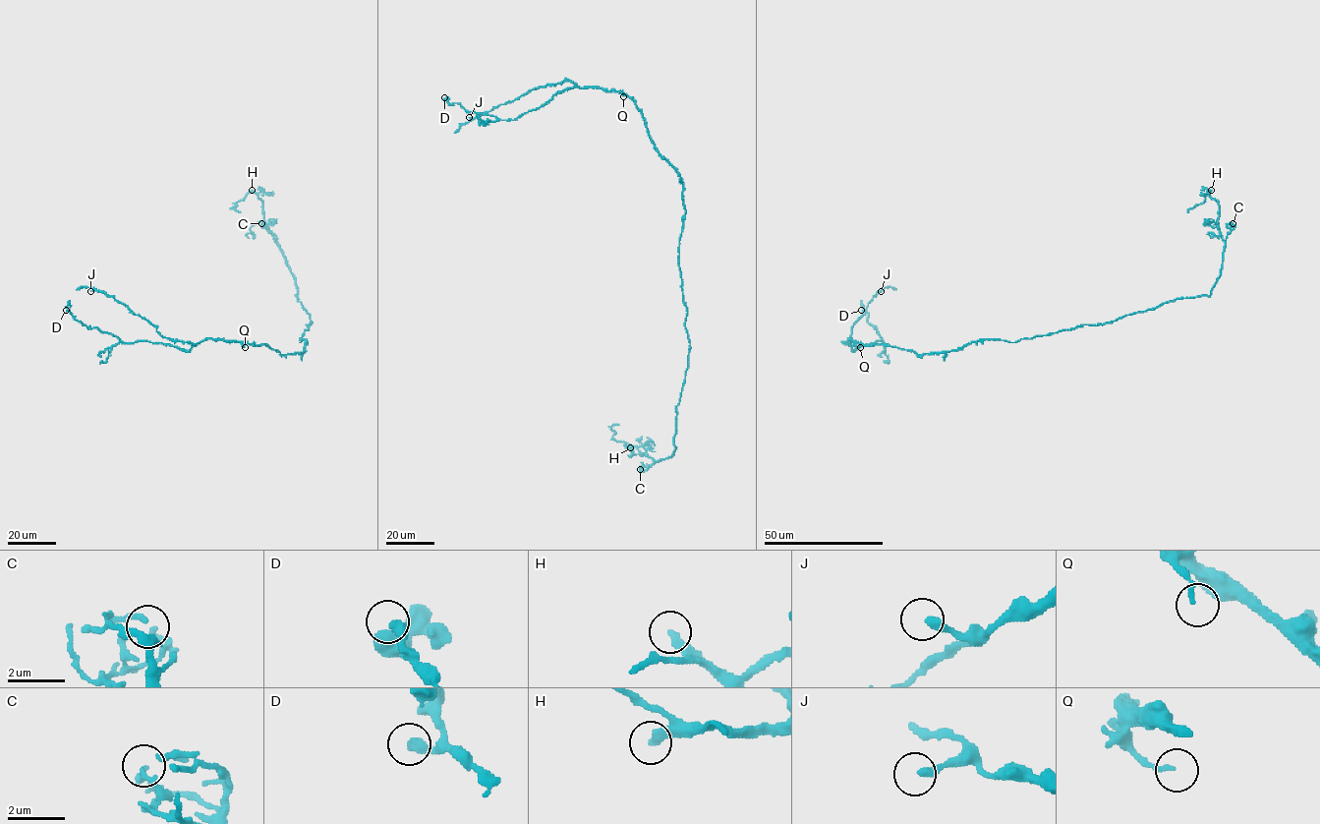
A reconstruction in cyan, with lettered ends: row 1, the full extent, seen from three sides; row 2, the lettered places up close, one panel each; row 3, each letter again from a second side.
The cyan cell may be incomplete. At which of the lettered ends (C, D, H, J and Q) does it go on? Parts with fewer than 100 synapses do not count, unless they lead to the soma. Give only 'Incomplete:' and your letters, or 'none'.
Incomplete: H

